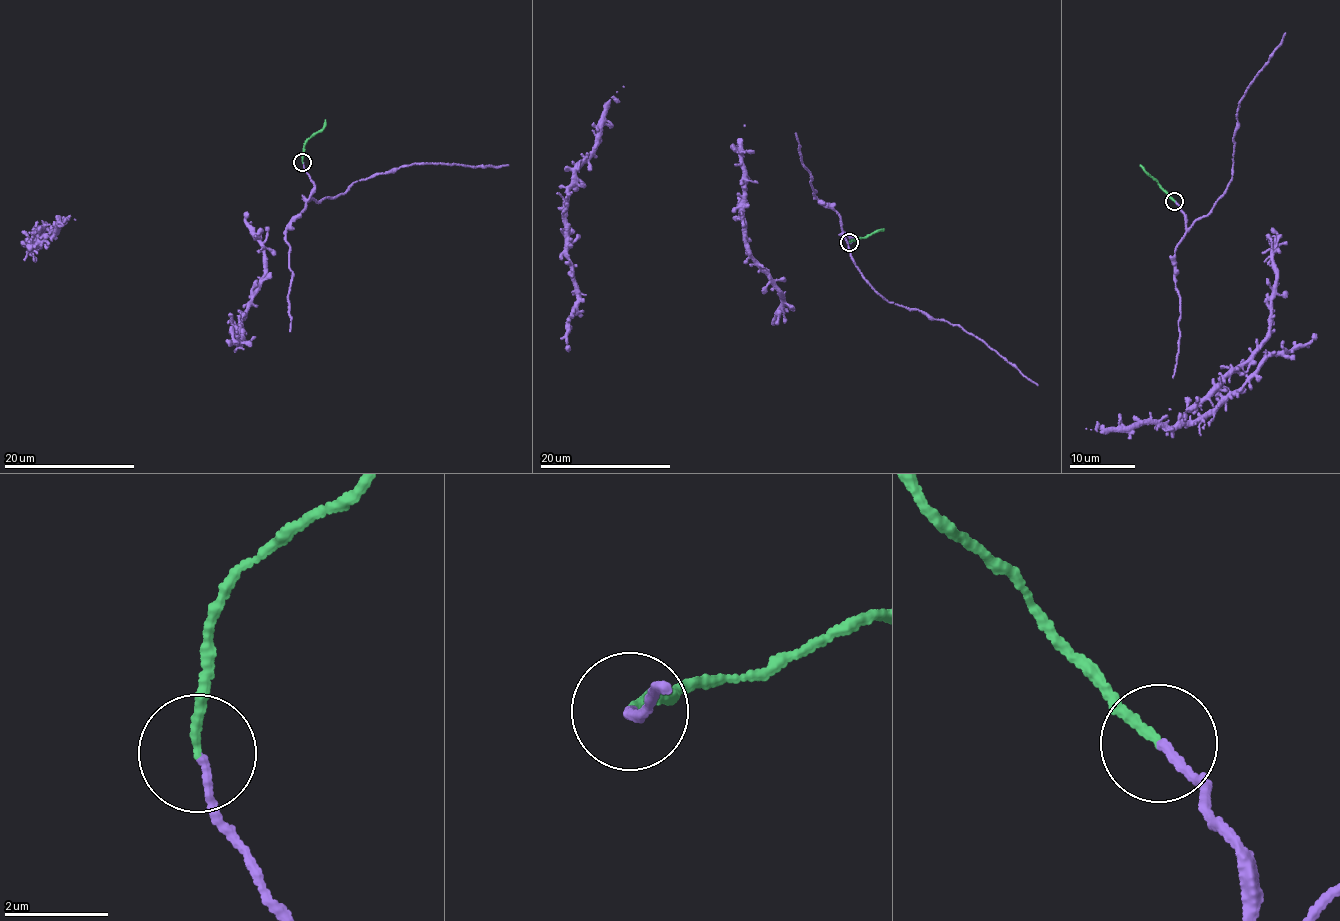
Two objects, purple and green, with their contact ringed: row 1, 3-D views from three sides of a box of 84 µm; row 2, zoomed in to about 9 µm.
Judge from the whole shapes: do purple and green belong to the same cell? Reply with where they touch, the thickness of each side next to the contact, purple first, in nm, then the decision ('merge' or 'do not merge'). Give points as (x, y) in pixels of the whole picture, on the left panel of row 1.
(302, 162) | 140/170 nm | merge

